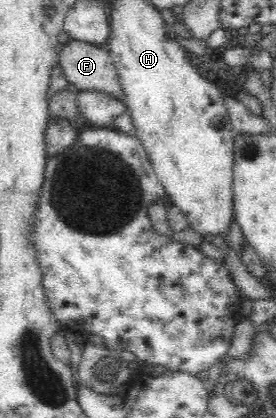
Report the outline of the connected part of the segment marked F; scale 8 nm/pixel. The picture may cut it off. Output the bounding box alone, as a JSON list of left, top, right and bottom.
[58,40,127,109]

